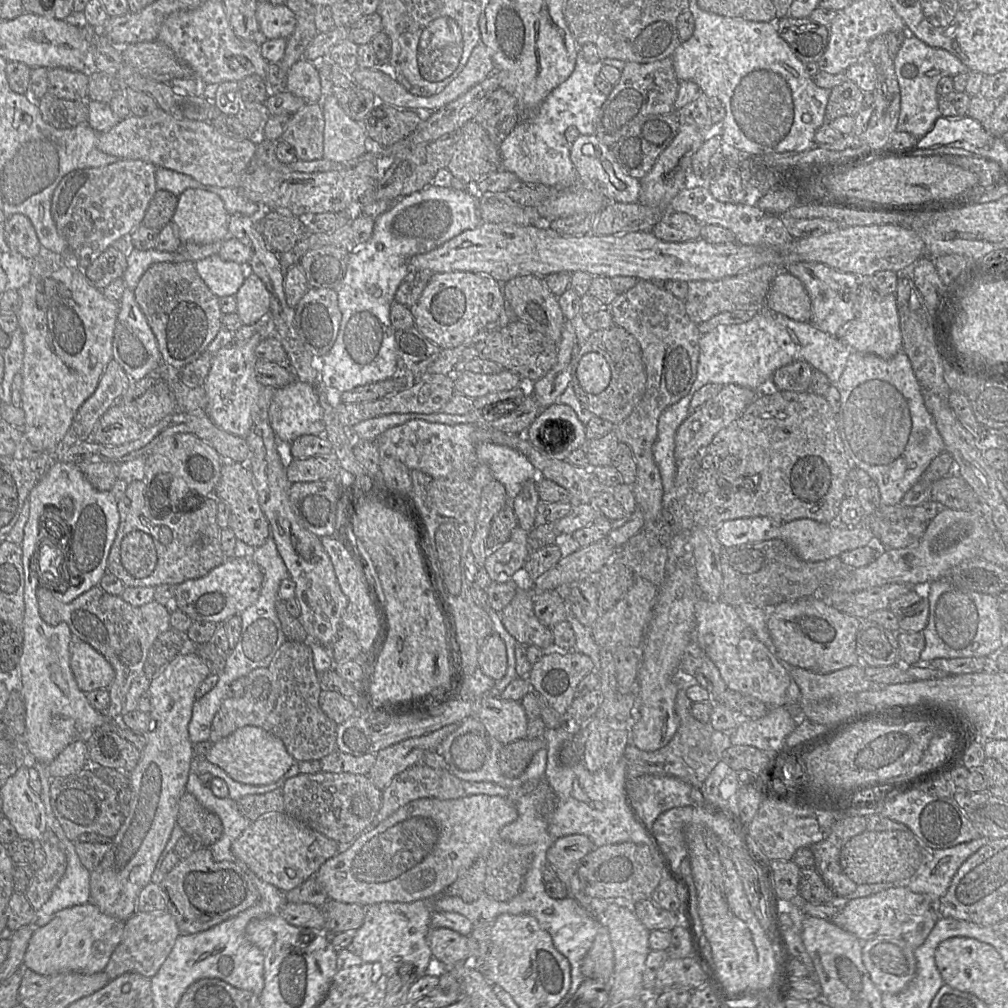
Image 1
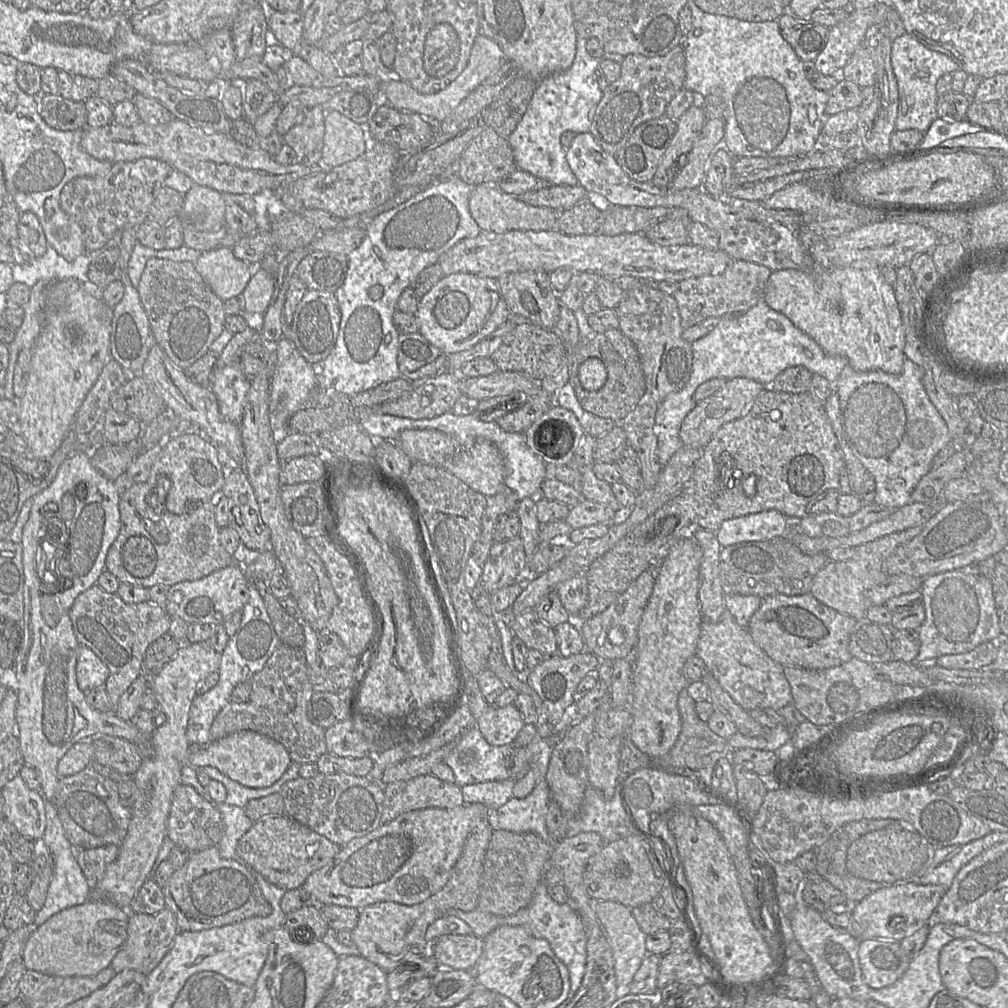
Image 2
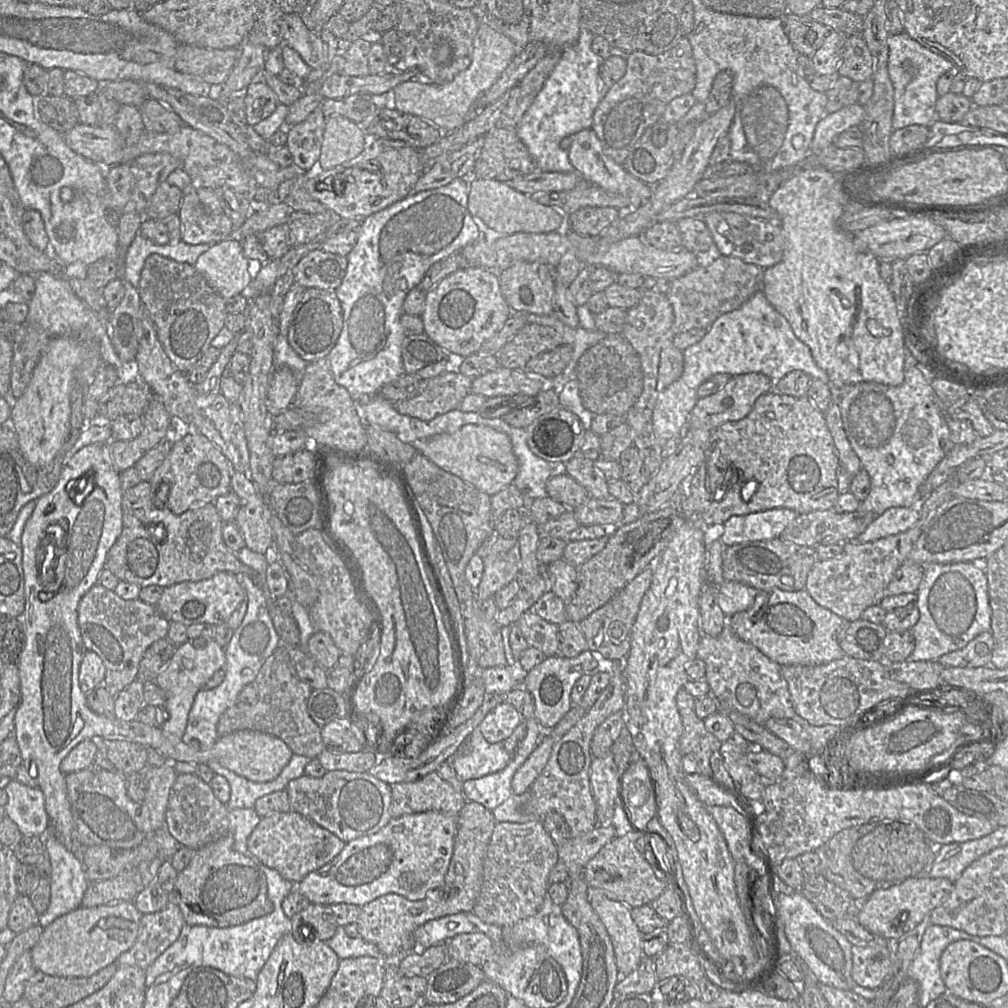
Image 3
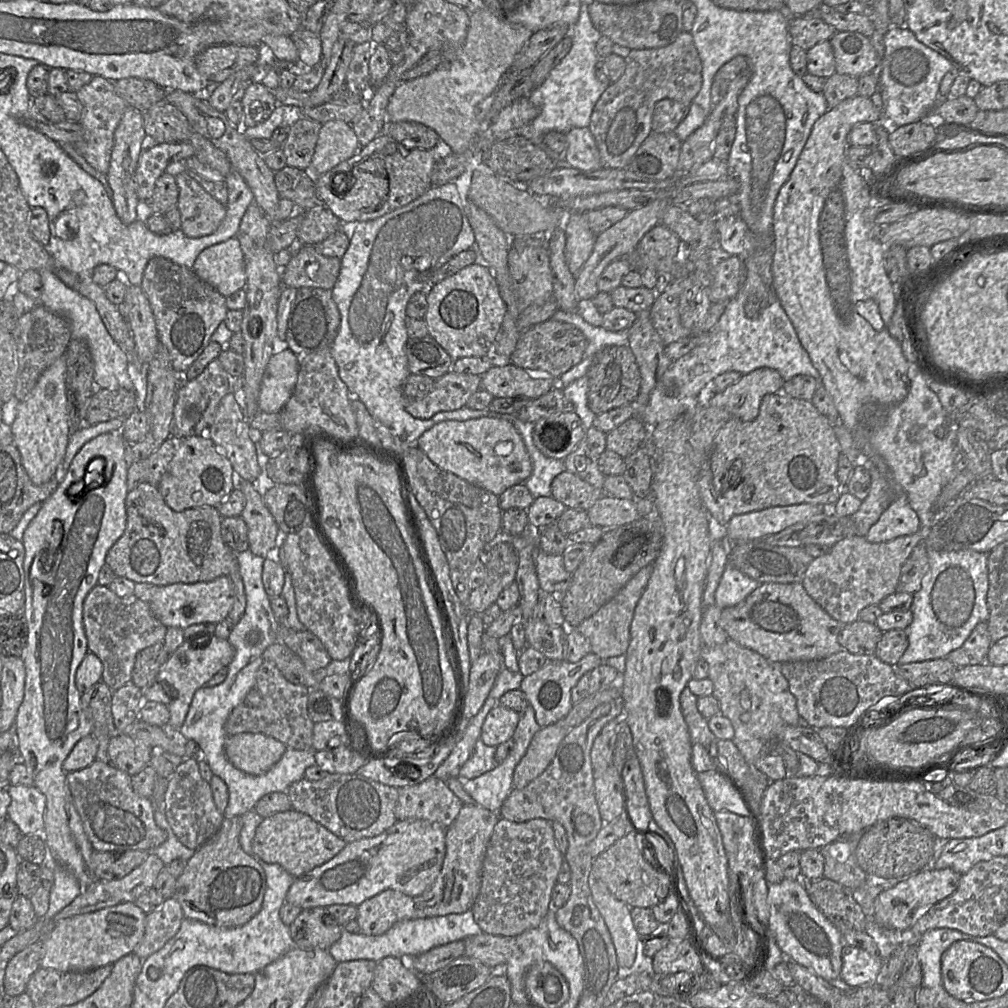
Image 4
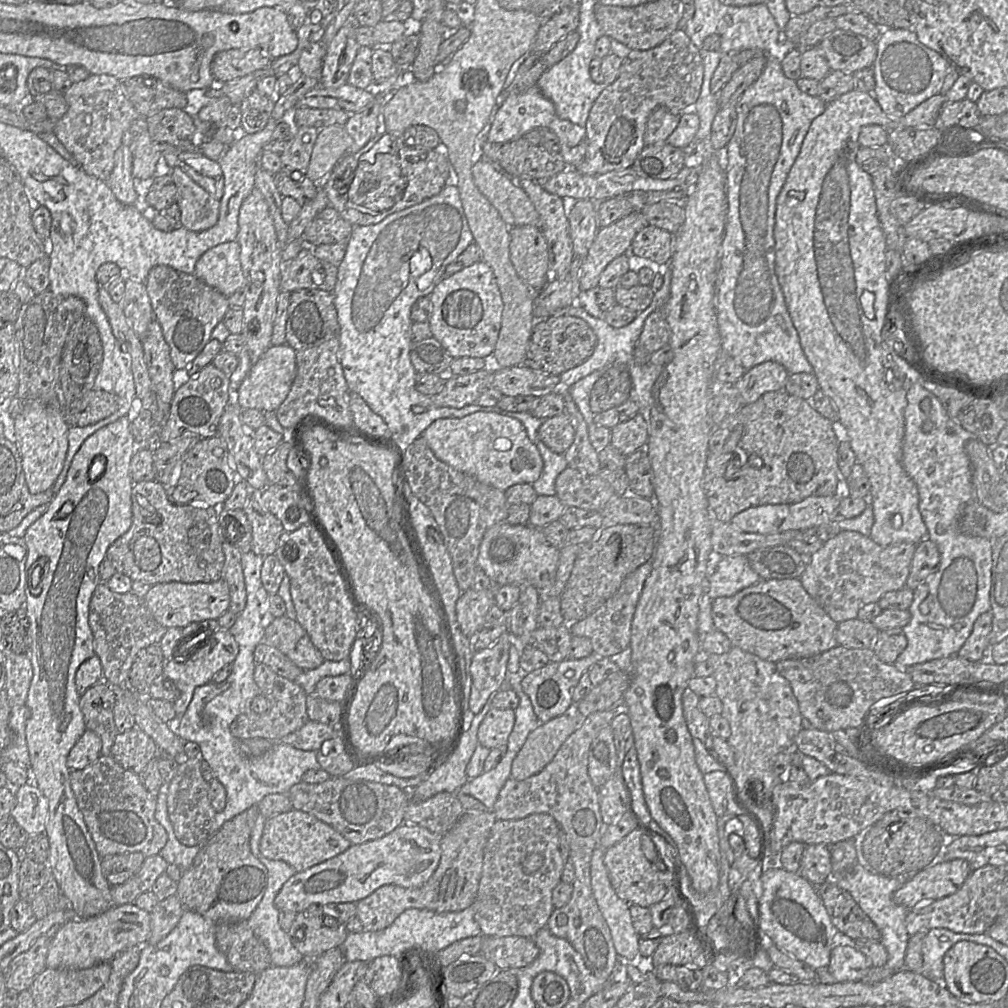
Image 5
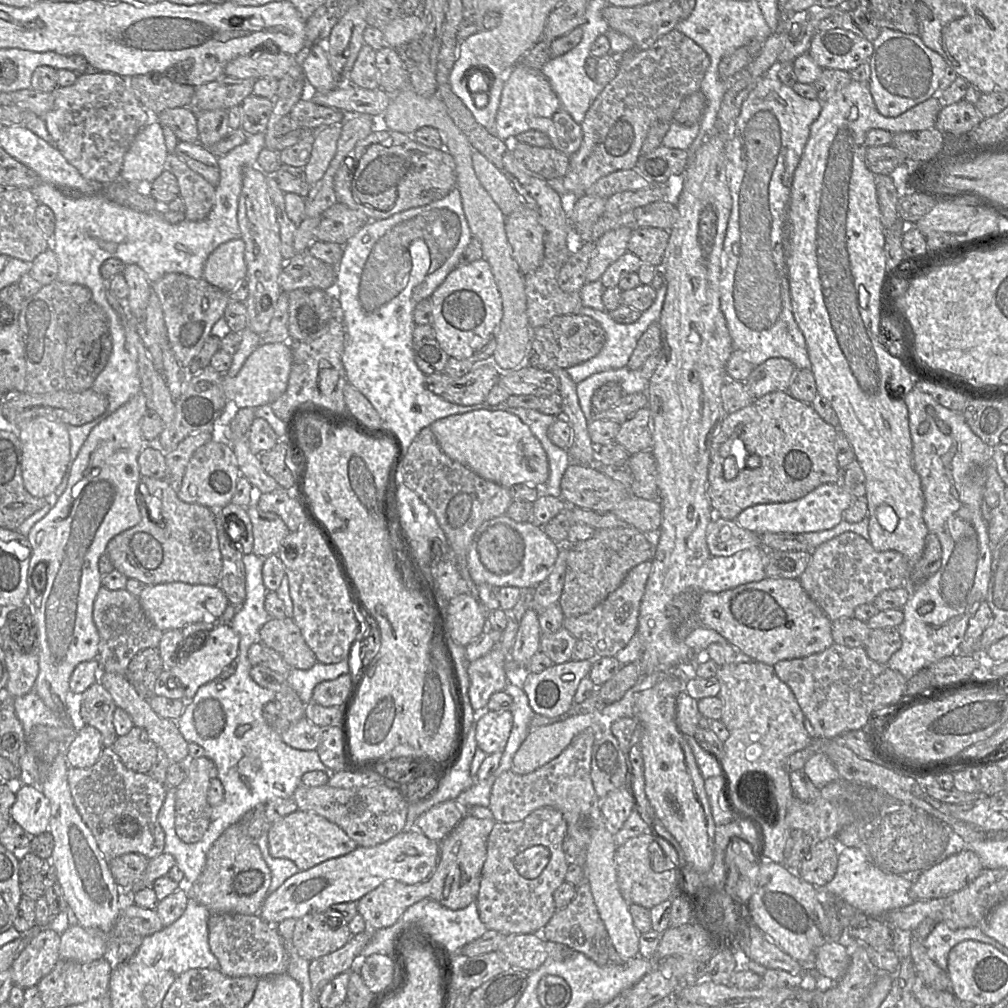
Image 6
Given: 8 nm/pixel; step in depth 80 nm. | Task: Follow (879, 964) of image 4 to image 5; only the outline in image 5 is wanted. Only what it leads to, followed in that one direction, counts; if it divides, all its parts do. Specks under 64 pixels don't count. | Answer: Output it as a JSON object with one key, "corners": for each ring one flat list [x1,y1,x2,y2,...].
{"corners":[[845,940,838,941,832,949,827,966,836,983,862,981,871,968,867,957]]}

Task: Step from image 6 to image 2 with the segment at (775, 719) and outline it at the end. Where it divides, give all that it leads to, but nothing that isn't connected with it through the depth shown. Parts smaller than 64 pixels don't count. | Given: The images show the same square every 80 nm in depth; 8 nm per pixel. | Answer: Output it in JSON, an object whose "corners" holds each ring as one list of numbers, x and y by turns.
{"corners":[[728,614,718,622,703,620,696,654,704,661,721,687,745,711,772,708,775,711,792,702,791,688,783,667,772,660,742,627]]}

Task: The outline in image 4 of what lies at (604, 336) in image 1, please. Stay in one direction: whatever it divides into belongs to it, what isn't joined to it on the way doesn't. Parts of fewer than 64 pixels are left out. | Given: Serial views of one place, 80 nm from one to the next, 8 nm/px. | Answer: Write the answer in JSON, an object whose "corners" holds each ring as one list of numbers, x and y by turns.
{"corners":[[629,345,608,346,598,351,587,372,589,408,596,414,633,404,640,391,640,372]]}

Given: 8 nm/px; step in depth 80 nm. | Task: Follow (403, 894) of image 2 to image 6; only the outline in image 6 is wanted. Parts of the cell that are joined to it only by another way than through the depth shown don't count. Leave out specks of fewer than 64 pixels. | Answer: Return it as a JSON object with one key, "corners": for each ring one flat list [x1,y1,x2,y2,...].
{"corners":[[414,823,410,831,402,831,385,843,373,847,358,846,346,855,329,859,308,870,299,871,266,897,258,914,267,923,278,925,289,918,297,920,309,913,326,913,332,905,358,902,386,880,398,880,406,884,423,882,433,875,438,863,439,843,428,839]]}

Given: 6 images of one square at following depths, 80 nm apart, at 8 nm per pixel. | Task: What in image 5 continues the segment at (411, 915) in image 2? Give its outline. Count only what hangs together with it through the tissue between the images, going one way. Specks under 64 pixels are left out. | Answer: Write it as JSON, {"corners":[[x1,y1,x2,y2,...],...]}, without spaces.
{"corners":[[491,810,464,811,455,825,440,839,441,857,430,879,419,887,384,885,356,903,363,931,378,931,390,926,407,909,435,912,462,911,476,898,482,872,484,848,496,817]]}

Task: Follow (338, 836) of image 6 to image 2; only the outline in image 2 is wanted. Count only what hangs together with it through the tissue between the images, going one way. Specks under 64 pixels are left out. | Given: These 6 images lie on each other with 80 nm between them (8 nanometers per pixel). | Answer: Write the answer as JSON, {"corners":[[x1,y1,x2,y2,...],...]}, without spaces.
{"corners":[[287,815,267,816,254,822,252,827,240,838,236,847,237,854,254,873,260,873,268,882,287,891,303,887,309,875,331,862,340,849,339,845]]}

